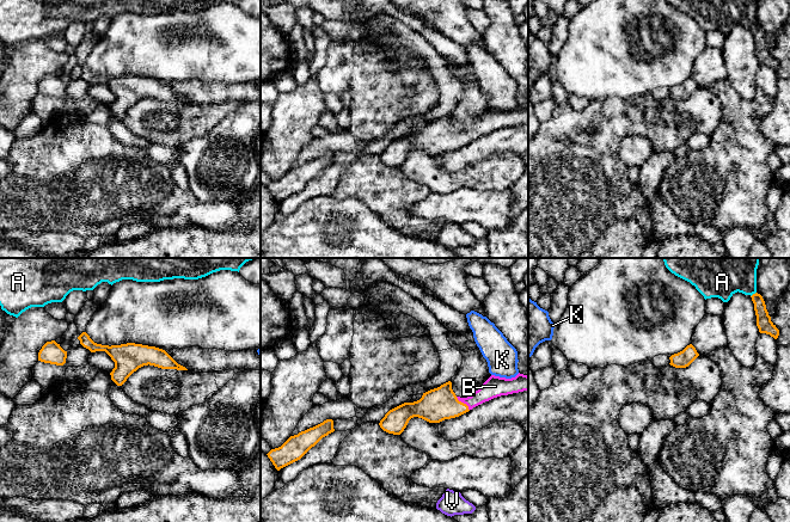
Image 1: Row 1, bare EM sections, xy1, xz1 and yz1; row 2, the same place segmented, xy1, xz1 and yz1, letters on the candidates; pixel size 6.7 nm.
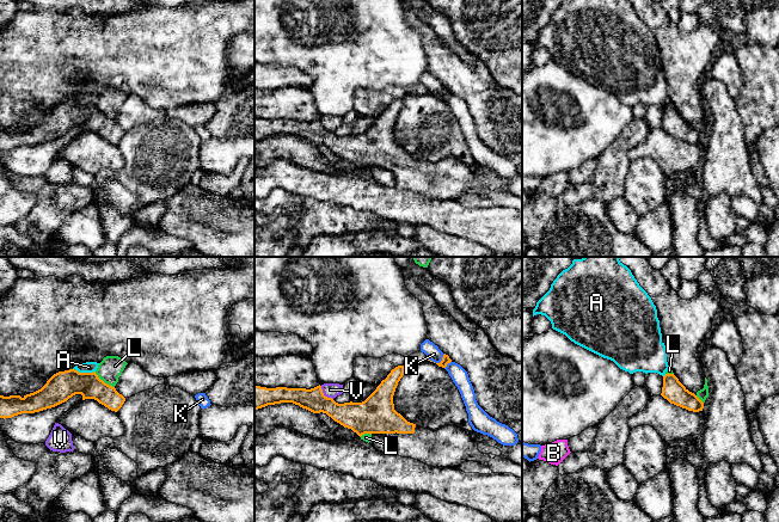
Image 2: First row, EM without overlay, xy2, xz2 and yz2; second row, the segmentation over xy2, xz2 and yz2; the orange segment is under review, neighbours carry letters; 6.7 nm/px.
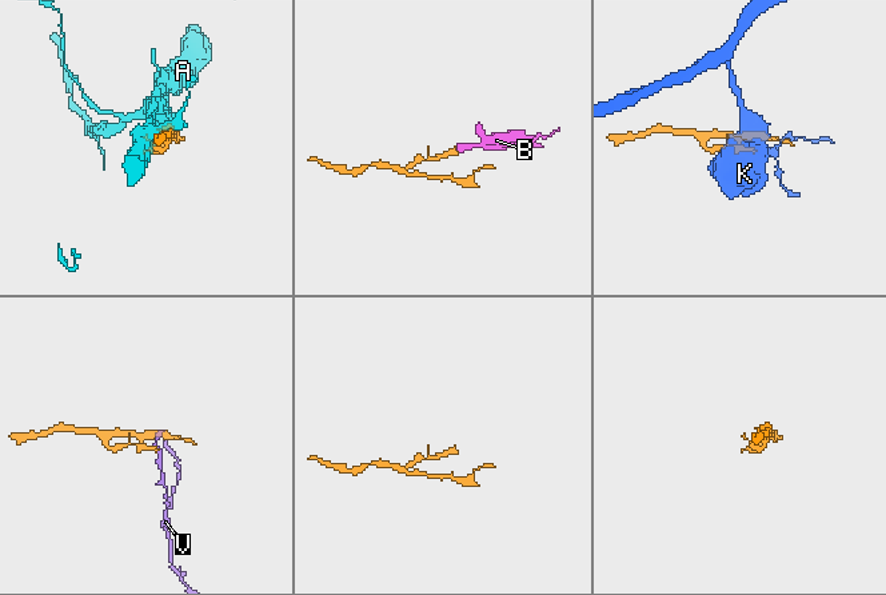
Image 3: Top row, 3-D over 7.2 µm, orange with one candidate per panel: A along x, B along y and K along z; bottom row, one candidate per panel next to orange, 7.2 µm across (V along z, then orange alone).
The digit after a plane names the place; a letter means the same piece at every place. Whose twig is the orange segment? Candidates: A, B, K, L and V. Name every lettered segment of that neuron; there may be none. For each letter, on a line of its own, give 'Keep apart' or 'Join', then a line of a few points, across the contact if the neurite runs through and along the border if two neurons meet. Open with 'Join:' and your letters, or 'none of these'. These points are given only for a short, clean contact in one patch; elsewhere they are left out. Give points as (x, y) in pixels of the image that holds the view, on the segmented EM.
Join: B
A: Keep apart
B: Join. Line: xz1 (439, 404), (463, 403), (475, 400), (495, 386)
K: Keep apart. Line: xz2 (445, 354), (439, 362), (428, 360)
L: Keep apart. Line: xy2 (94, 372), (100, 379), (114, 387)
V: Keep apart. Line: xz2 (320, 386), (324, 394), (332, 399)

